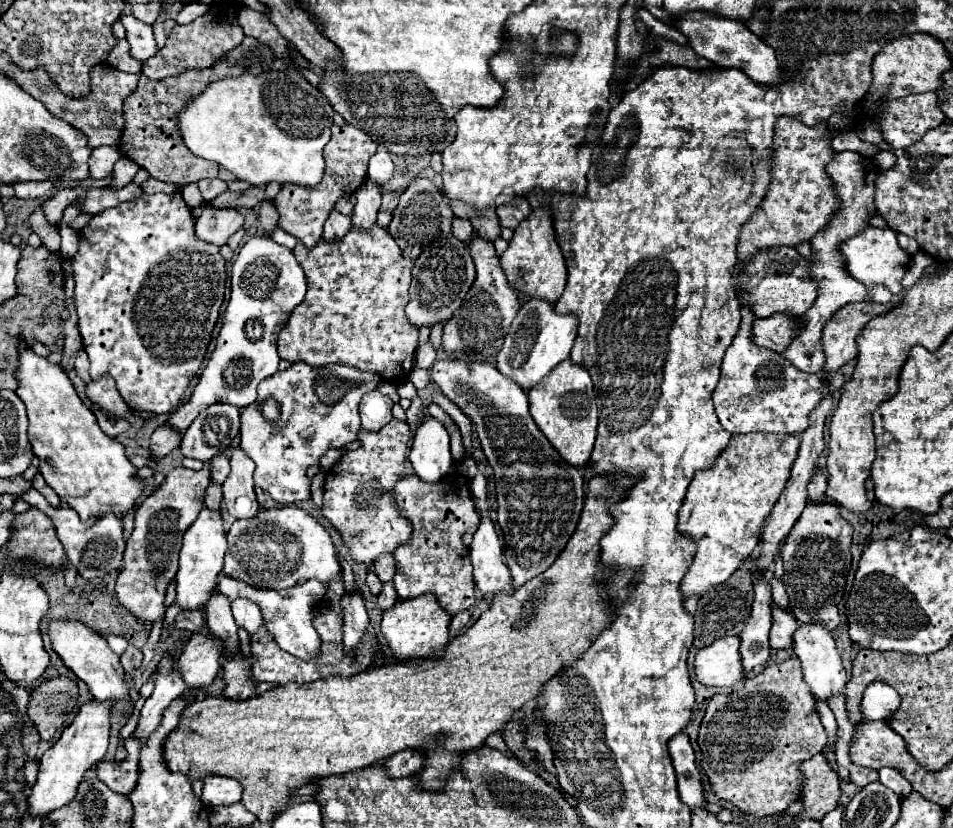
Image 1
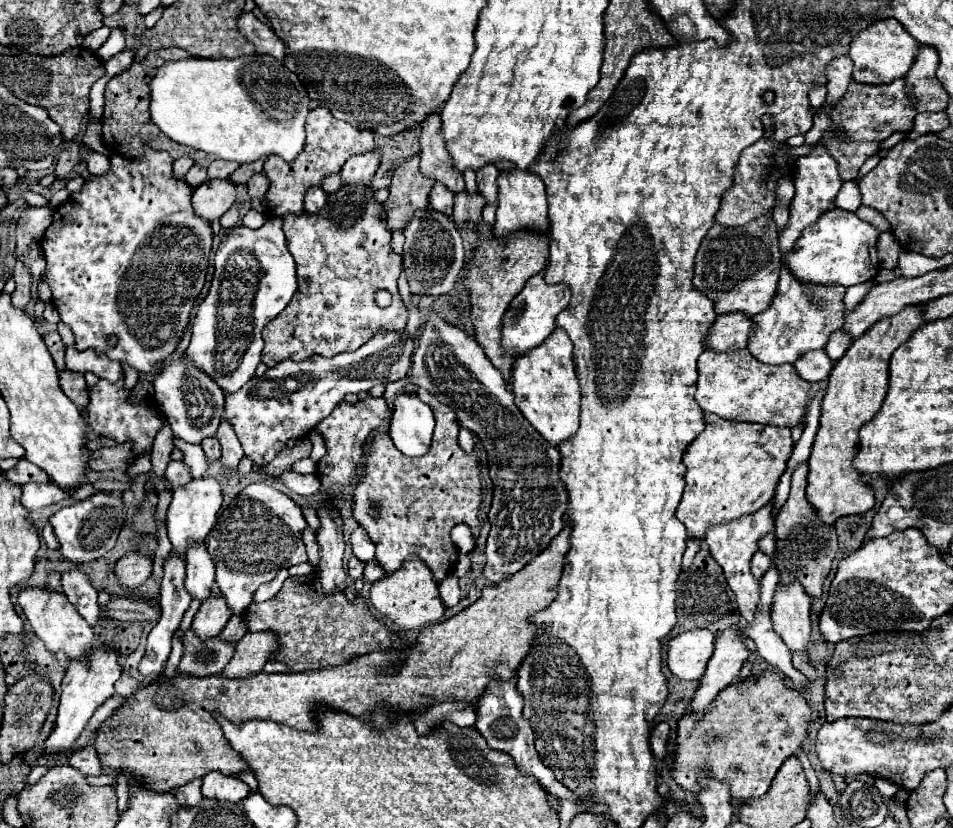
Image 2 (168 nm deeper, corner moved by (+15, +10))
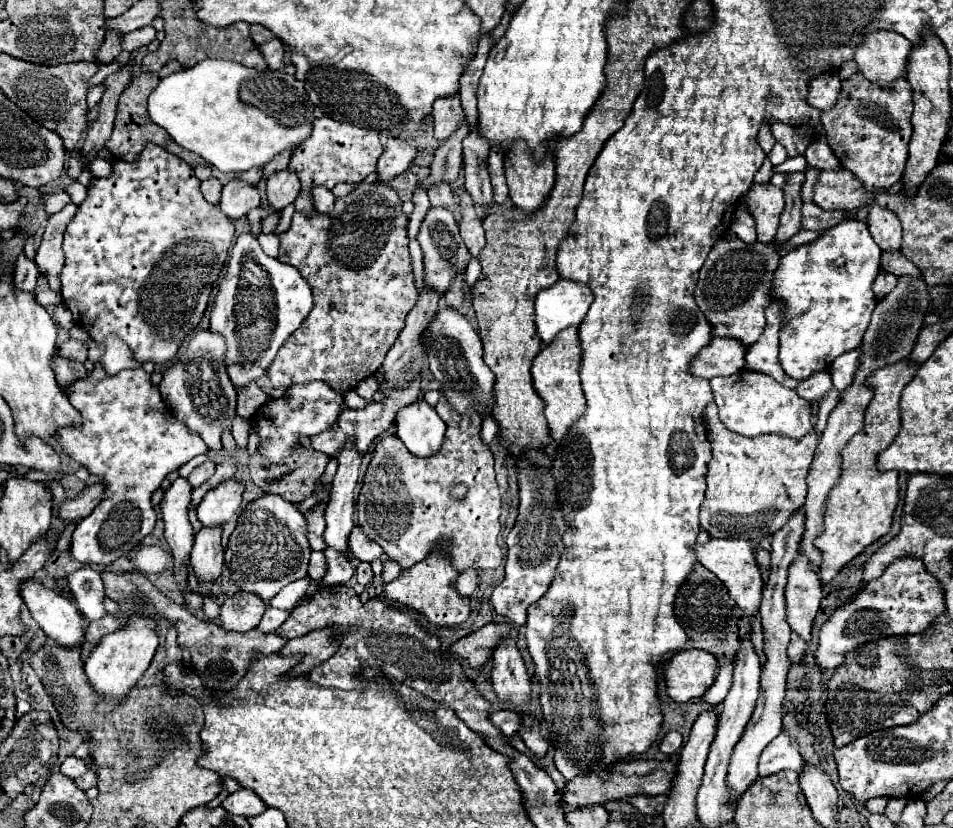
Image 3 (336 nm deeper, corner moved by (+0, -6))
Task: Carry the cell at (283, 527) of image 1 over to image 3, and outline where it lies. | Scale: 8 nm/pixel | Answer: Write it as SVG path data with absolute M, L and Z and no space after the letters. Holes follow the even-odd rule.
M265 494L247 504L225 550L225 566L231 572L231 582L241 592L253 592L265 604L281 592L289 582L307 578L311 546L307 540L305 516L287 500L275 494Z

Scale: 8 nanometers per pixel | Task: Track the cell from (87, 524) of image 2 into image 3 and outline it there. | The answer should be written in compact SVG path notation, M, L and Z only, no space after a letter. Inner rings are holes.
M99 366L87 378L77 380L69 390L71 404L81 412L83 422L79 426L61 428L57 432L57 442L63 446L63 452L81 462L91 474L97 474L107 484L109 496L99 502L99 506L91 512L91 516L79 520L69 552L81 564L101 564L109 566L117 558L129 554L155 526L155 512L151 508L151 494L161 486L169 472L179 470L181 464L189 462L197 454L205 454L207 446L199 440L199 436L191 436L183 424L171 416L169 408L163 404L159 390L151 384L149 374L143 368L123 370L115 376L107 376Z

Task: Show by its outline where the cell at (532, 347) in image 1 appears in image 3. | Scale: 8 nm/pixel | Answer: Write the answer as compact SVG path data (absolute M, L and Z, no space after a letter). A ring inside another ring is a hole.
M559 280L551 288L541 290L537 294L537 300L535 300L535 326L537 326L537 334L543 342L543 346L551 344L561 330L571 328L571 326L579 326L583 322L583 318L587 316L591 302L593 302L591 290L583 284L577 284L577 282Z

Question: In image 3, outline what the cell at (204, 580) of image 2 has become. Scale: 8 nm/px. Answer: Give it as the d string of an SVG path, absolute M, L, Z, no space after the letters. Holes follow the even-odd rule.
M201 528L195 534L195 546L191 552L191 568L199 582L217 584L223 570L223 546L221 528Z

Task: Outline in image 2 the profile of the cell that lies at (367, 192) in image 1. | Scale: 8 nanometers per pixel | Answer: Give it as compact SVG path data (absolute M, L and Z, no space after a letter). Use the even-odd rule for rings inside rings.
M370 150L364 154L356 154L352 158L346 160L344 168L342 168L342 178L344 182L370 182L376 168L380 164L380 152L378 150Z

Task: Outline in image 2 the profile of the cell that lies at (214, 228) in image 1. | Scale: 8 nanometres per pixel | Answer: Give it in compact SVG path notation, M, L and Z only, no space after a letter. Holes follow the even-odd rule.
M228 178L224 180L206 180L192 194L192 206L198 216L208 222L218 220L236 200L236 184Z

